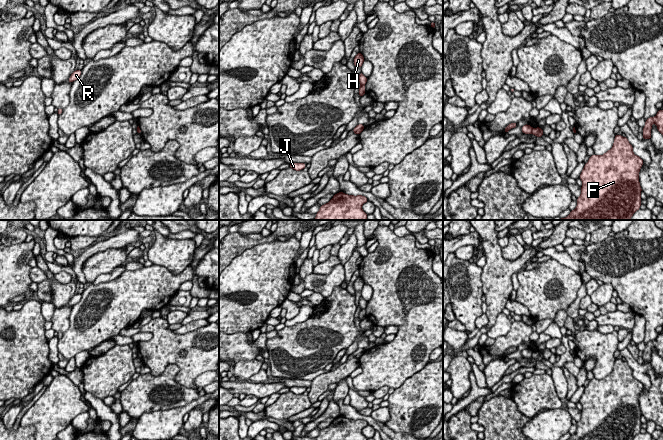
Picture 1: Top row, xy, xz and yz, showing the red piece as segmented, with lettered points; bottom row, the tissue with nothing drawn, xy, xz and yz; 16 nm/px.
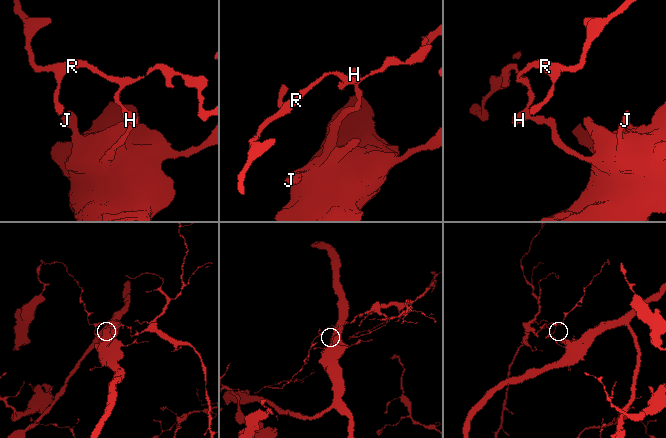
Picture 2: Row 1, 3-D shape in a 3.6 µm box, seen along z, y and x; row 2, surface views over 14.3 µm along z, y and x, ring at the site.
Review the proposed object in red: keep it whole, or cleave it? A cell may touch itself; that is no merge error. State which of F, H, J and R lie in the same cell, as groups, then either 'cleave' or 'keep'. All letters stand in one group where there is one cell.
groups F J / H R; cleave

